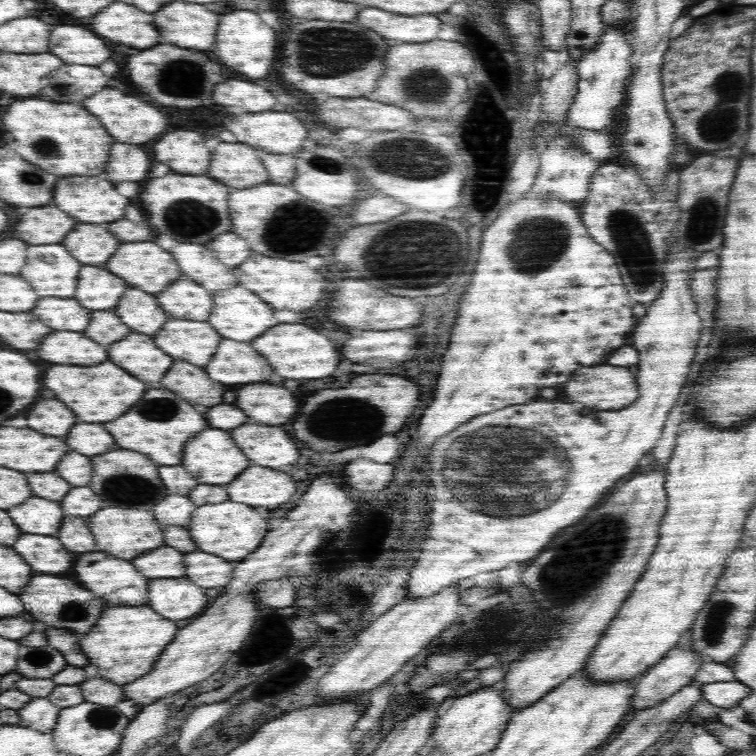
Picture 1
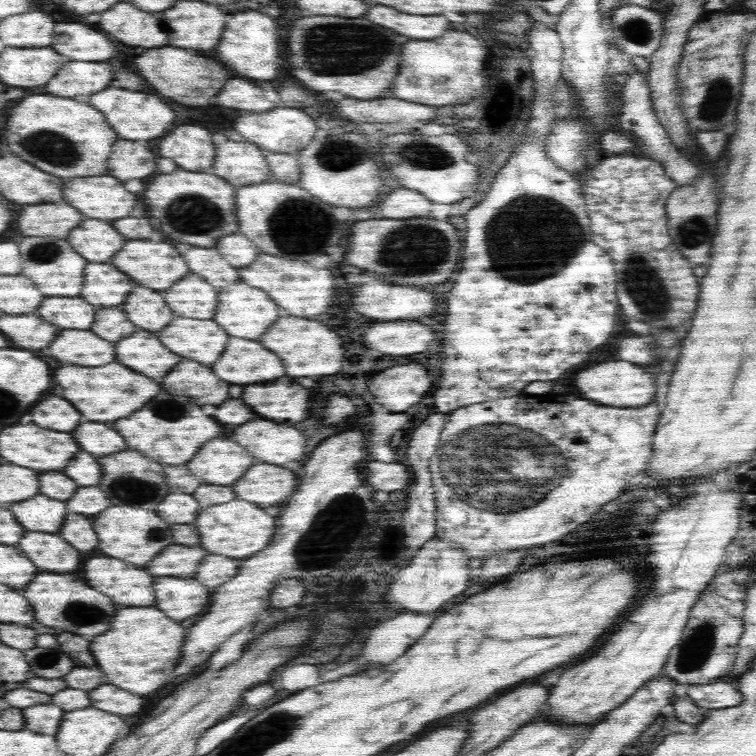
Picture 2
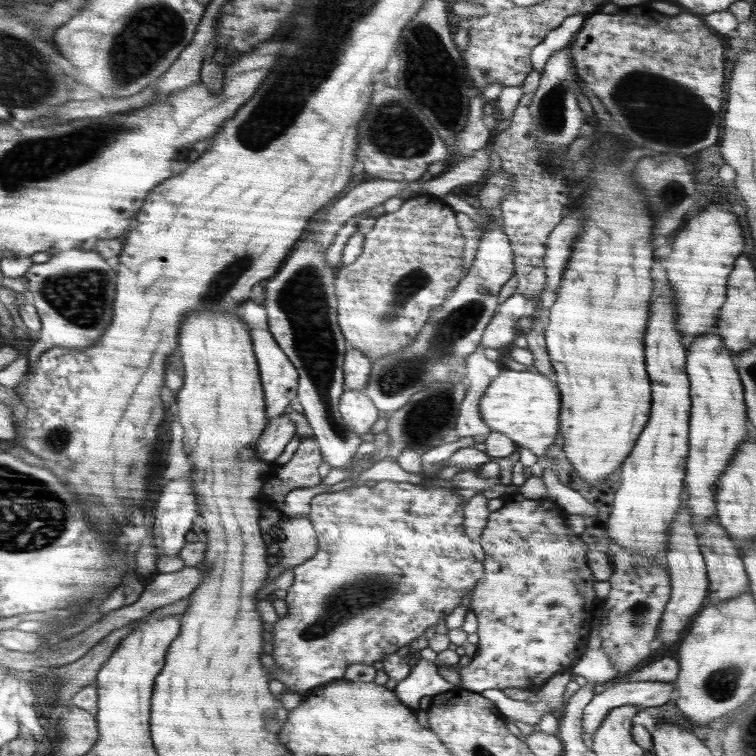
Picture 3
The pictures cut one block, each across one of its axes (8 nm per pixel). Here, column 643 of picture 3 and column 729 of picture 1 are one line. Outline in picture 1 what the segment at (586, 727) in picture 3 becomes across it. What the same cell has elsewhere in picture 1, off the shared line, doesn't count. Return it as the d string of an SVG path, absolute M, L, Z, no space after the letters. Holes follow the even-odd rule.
M732 680L730 682L711 682L701 686L703 698L720 708L733 708L746 698L751 691L745 684Z

